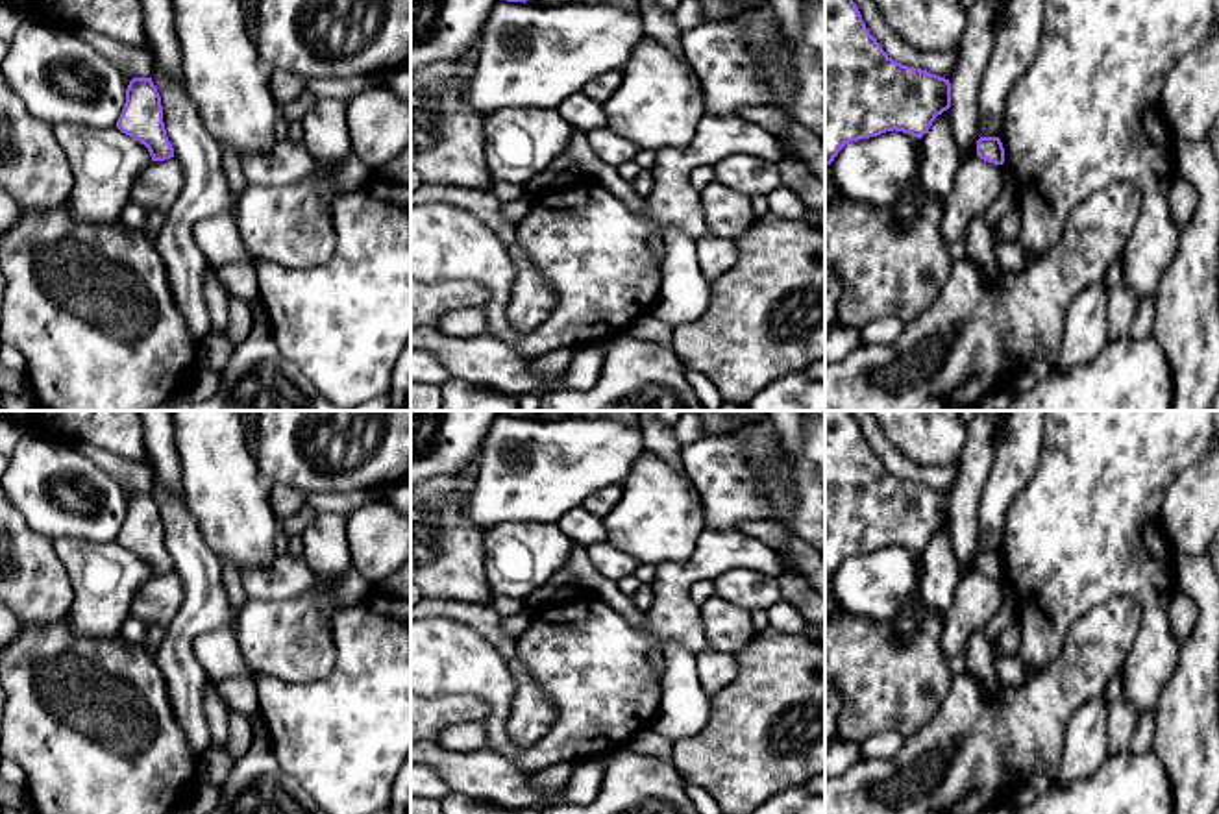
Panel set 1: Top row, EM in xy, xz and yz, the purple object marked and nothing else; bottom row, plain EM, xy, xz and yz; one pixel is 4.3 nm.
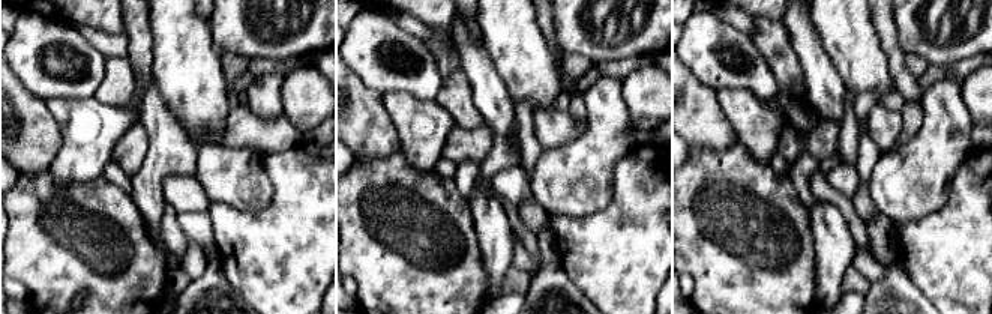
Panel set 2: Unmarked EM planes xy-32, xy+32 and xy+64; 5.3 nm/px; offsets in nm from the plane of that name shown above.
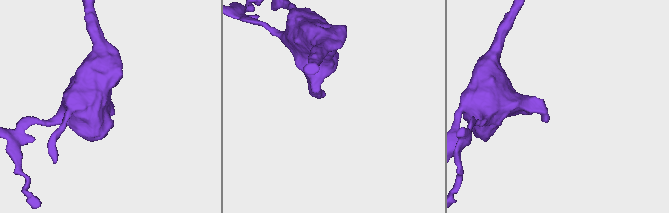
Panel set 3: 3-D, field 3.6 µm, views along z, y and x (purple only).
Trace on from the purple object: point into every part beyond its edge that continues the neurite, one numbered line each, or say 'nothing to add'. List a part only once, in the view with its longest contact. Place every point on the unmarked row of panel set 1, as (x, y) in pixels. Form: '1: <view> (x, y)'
nothing to add

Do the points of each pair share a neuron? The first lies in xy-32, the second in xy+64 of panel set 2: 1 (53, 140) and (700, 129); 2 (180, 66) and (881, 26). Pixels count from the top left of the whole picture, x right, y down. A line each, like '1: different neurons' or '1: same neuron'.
1: same neuron
2: different neurons

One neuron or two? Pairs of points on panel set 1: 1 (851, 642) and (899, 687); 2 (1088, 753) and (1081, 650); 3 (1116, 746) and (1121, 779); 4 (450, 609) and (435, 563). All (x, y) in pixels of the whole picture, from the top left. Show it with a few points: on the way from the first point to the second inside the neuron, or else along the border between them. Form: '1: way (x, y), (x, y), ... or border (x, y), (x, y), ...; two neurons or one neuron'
1: way (862, 653), (888, 679); one neuron
2: border (1103, 692), (1073, 713), (1064, 742); two neurons
3: border (1129, 750), (1108, 755); two neurons
4: border (430, 596), (459, 602), (483, 602), (489, 598); two neurons

